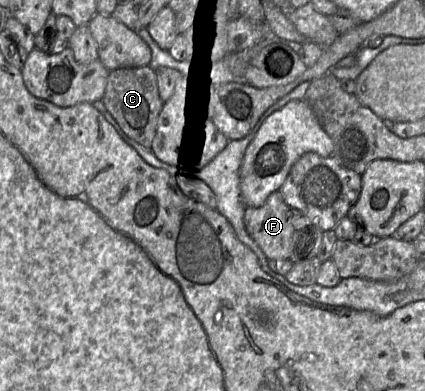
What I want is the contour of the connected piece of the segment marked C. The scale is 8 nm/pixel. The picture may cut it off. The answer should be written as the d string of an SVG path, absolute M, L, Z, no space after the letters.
M148 66L109 70L102 102L127 137L150 149L156 133L157 120L163 106L157 90L154 71Z

